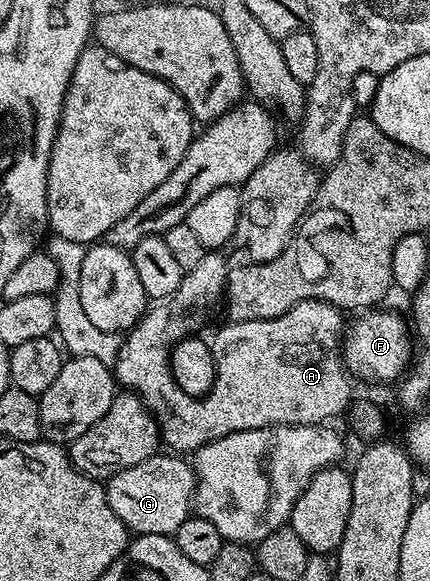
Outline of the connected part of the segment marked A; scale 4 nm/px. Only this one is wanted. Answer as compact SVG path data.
M223 253L204 254L201 265L184 274L177 293L166 301L148 306L139 324L126 332L113 364L116 384L143 400L143 406L155 418L162 442L166 446L168 443L171 446L168 448L175 453L194 453L209 441L217 441L221 437L229 437L229 433L241 433L249 429L323 425L335 421L331 419L337 418L343 410L344 414L353 403L353 379L344 364L341 350L341 340L345 335L345 315L331 303L323 303L319 299L301 301L293 305L289 313L281 313L281 317L276 319L228 322L227 327L216 333L211 343L211 352L215 354L215 380L209 393L200 399L185 393L171 375L171 348L192 334L191 319L187 315L193 314L195 307L207 311L218 299L220 302L224 298L228 278L227 259Z

